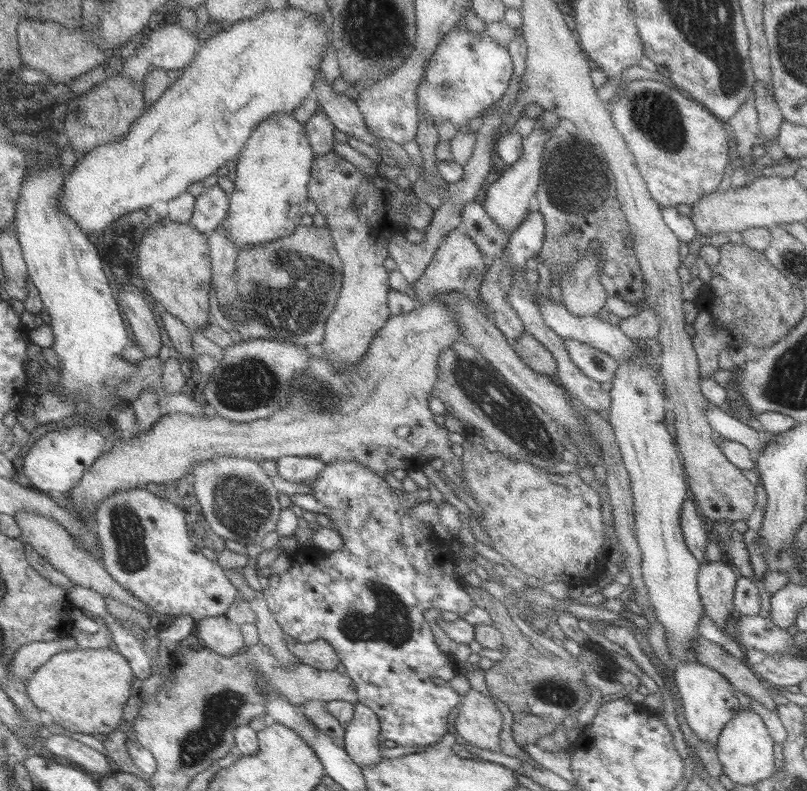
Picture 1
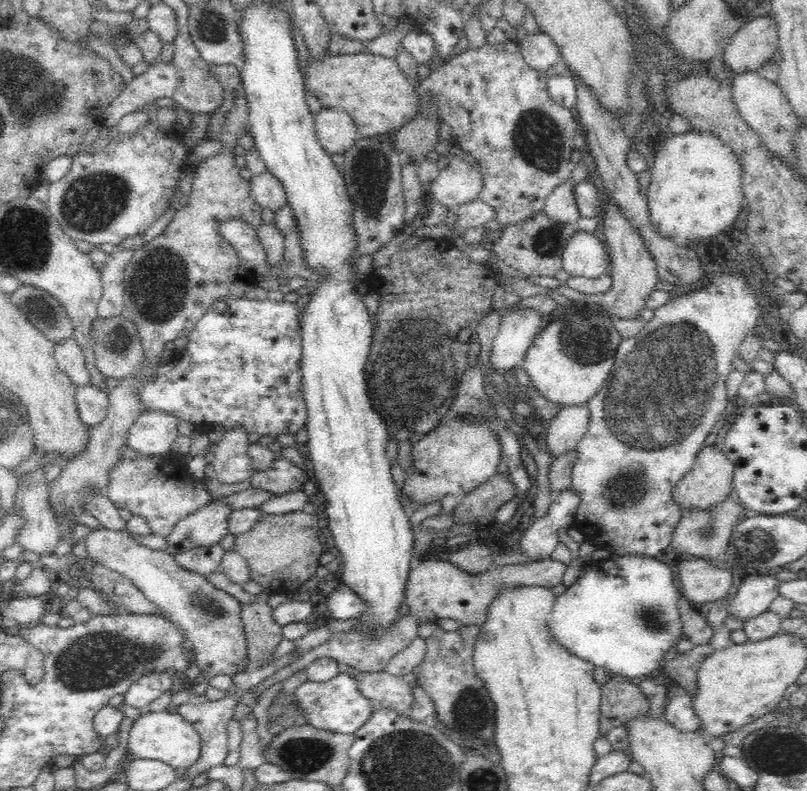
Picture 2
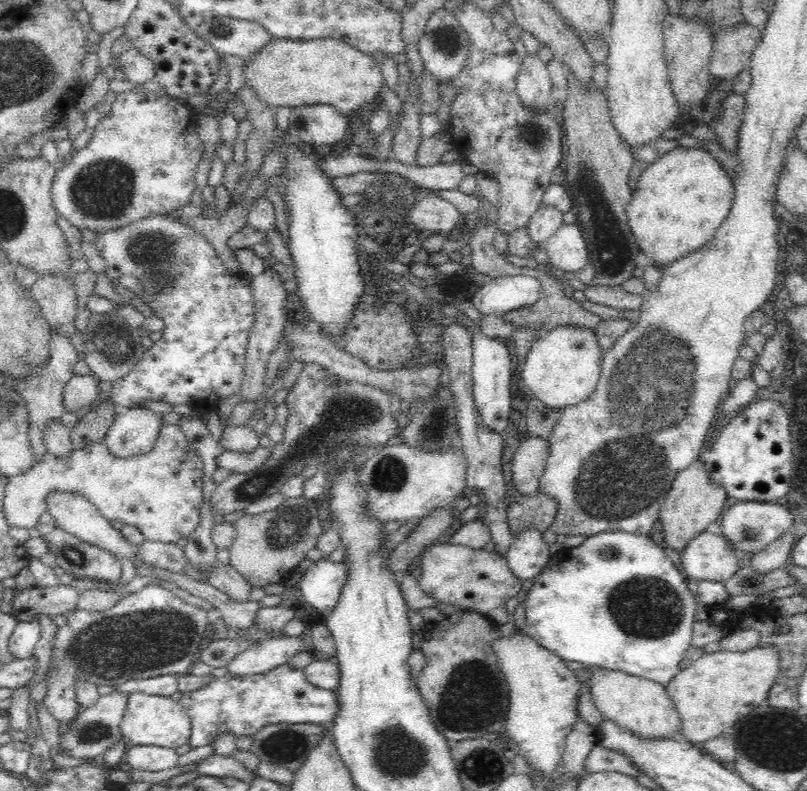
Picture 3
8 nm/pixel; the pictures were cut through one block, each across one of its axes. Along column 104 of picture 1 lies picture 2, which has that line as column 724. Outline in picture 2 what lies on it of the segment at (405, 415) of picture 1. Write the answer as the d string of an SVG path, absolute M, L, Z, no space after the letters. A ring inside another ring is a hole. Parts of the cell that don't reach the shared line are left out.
M704 445L696 455L694 464L674 486L673 500L682 507L682 512L687 513L692 509L709 509L724 502L733 490L734 465L724 455L724 451L714 445Z

